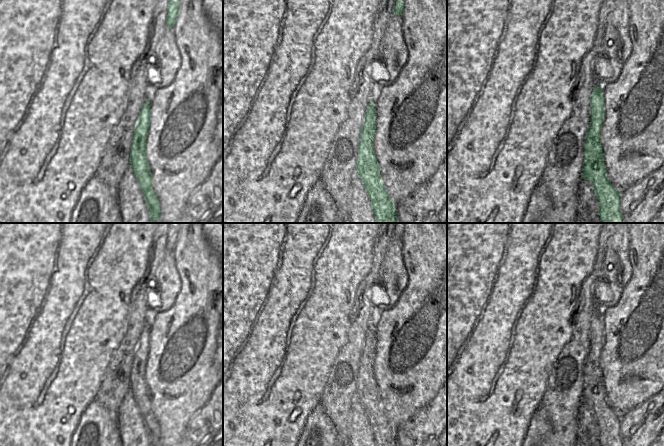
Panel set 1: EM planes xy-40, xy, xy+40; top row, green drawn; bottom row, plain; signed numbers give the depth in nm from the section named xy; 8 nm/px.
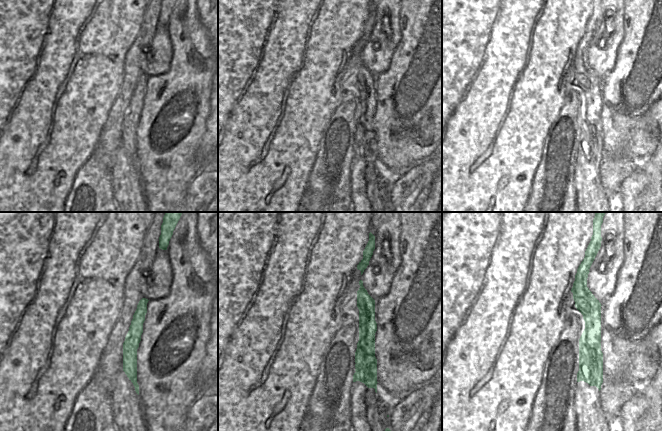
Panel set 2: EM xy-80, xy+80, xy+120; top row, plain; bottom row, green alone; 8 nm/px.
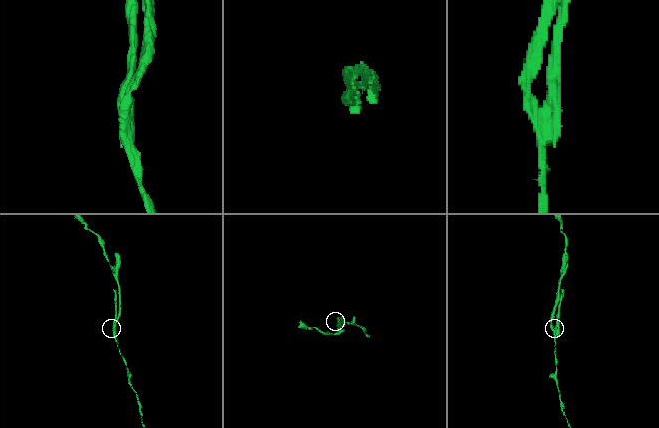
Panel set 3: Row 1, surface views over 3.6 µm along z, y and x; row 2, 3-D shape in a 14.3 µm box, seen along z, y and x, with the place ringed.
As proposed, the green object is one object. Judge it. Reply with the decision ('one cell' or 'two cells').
two cells

